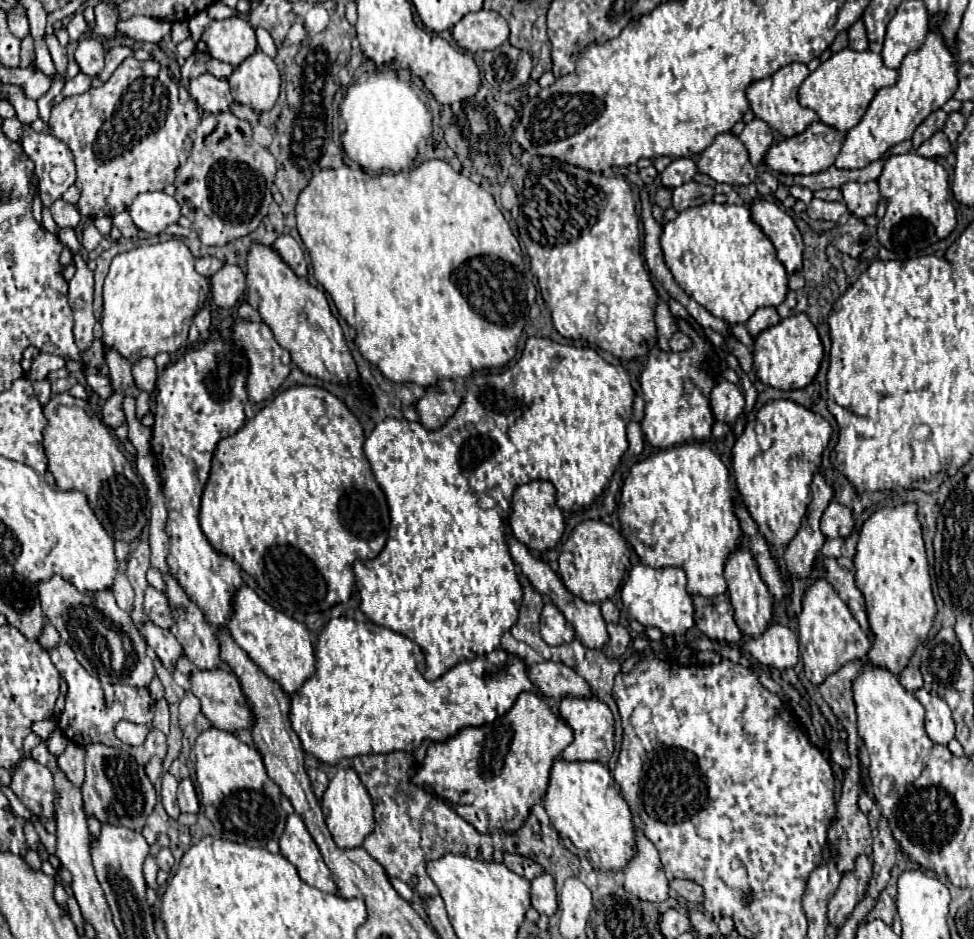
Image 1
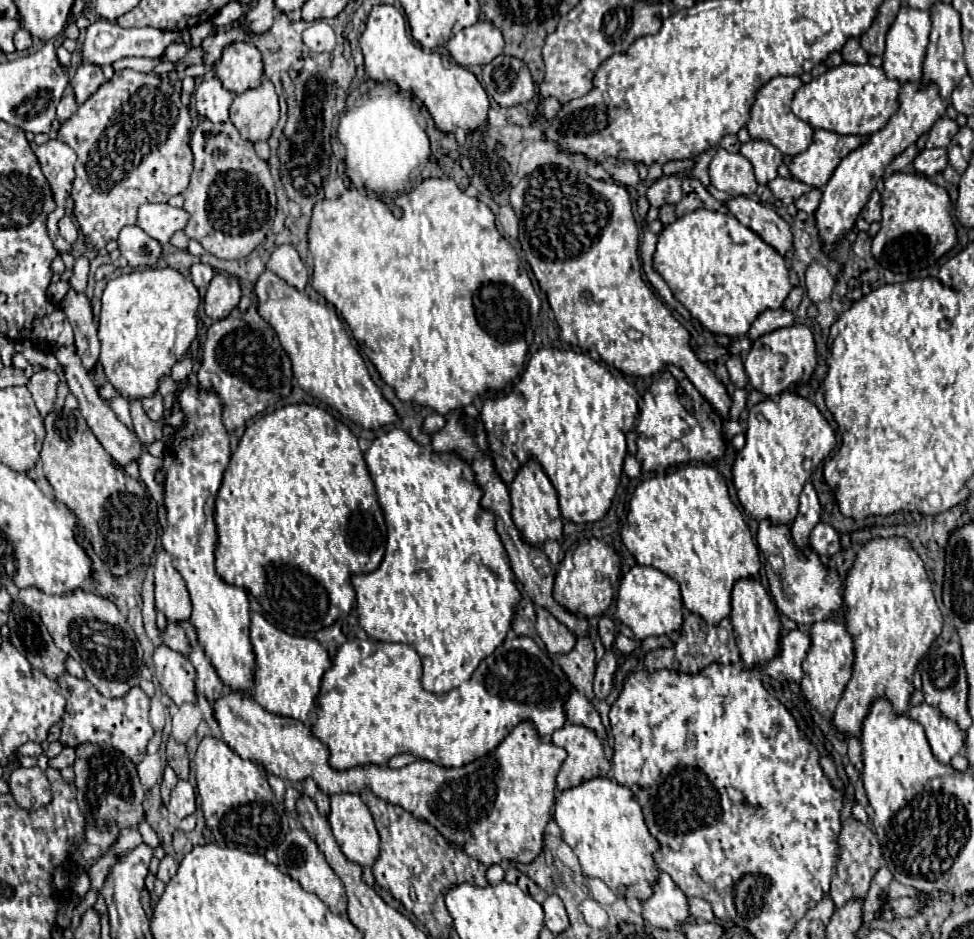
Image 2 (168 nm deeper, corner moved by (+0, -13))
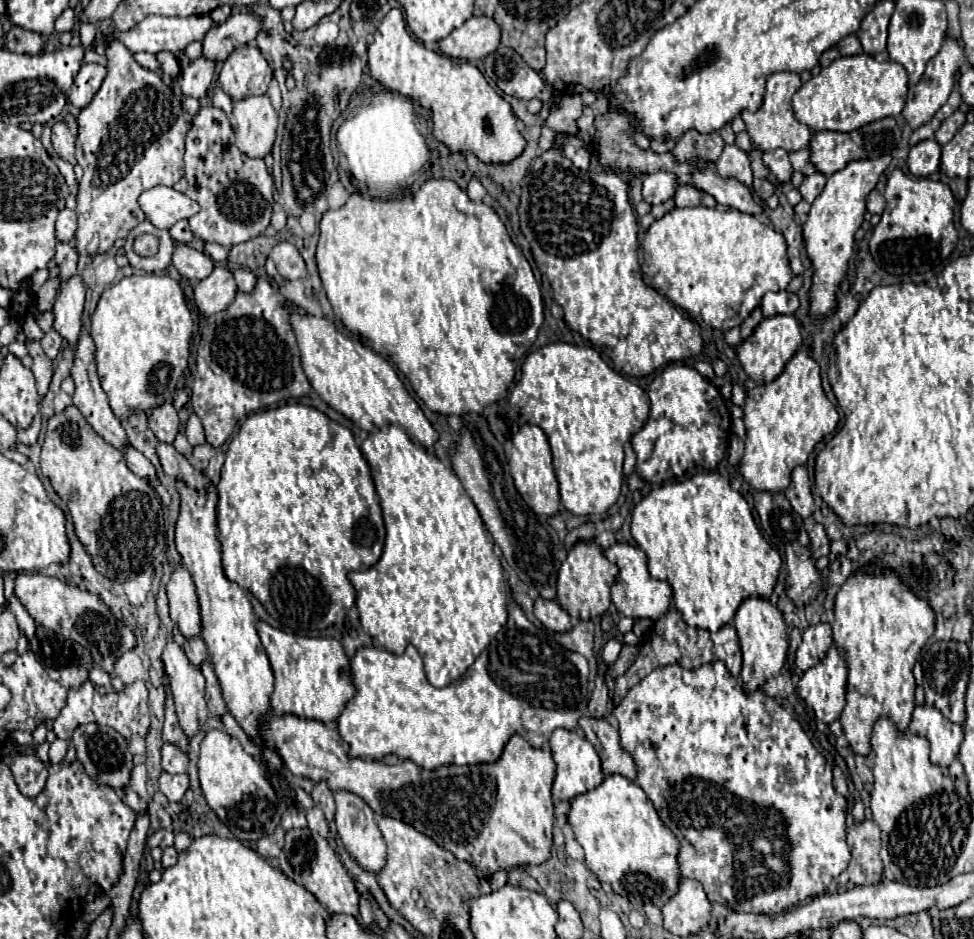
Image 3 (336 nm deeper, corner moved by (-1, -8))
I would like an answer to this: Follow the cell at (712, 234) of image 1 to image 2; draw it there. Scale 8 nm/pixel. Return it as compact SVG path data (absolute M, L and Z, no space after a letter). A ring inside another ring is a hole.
M695 210L665 226L659 234L653 268L671 288L673 296L713 334L741 338L747 334L751 322L765 310L777 310L791 292L789 272L785 260L765 244L753 230L745 228L733 214L719 214L711 210Z

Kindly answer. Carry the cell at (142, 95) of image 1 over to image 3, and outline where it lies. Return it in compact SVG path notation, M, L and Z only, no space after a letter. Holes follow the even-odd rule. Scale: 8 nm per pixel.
M108 37L108 41L106 41L106 59L108 59L108 75L106 75L106 79L104 79L104 83L102 83L102 87L100 87L100 91L96 93L96 97L92 99L92 103L88 105L88 107L84 107L80 113L78 113L78 139L76 139L76 161L82 165L82 169L84 169L84 177L80 179L80 191L78 191L78 197L76 197L76 215L78 215L78 229L76 229L76 235L74 235L74 243L76 243L76 251L80 253L80 255L84 255L84 253L88 253L88 255L96 255L96 253L106 253L112 245L114 245L114 241L116 239L126 239L128 237L128 233L138 225L138 223L142 223L144 221L144 213L142 213L142 209L138 207L138 197L146 191L146 189L150 189L152 185L168 185L168 187L172 187L176 181L180 181L182 179L182 175L184 175L184 161L182 161L182 157L184 157L184 137L186 137L186 133L188 133L188 129L190 129L190 125L184 121L184 115L182 115L182 105L180 105L180 101L174 97L174 93L172 93L172 89L154 73L154 71L148 71L148 69L144 69L142 65L138 65L136 61L134 61L134 57L132 57L132 53L118 41L118 39L114 39L114 37ZM92 241L96 241L96 251L94 253L90 253L90 243Z

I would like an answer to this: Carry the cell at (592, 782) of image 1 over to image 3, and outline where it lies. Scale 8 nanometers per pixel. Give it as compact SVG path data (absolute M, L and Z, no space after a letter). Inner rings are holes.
M622 775L606 777L596 789L578 795L570 803L568 823L574 829L576 841L584 847L586 865L600 875L618 895L632 899L640 895L656 907L678 893L680 865L678 839L664 825L642 787Z

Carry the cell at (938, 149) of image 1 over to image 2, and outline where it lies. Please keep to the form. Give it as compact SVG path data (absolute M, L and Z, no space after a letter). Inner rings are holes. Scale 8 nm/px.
M931 148L931 150L923 150L913 166L919 174L925 174L925 176L935 176L937 172L943 172L947 168L949 160L947 160L947 150L945 148Z

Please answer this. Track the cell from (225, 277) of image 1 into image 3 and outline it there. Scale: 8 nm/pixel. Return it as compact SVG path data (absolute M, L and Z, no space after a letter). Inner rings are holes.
M214 267L214 271L202 279L194 289L194 301L204 317L226 309L236 295L236 281L230 269Z

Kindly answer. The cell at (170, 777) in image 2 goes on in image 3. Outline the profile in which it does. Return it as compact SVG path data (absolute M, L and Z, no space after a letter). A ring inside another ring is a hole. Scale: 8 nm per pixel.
M174 743L162 745L162 769L168 773L186 773L188 755Z

